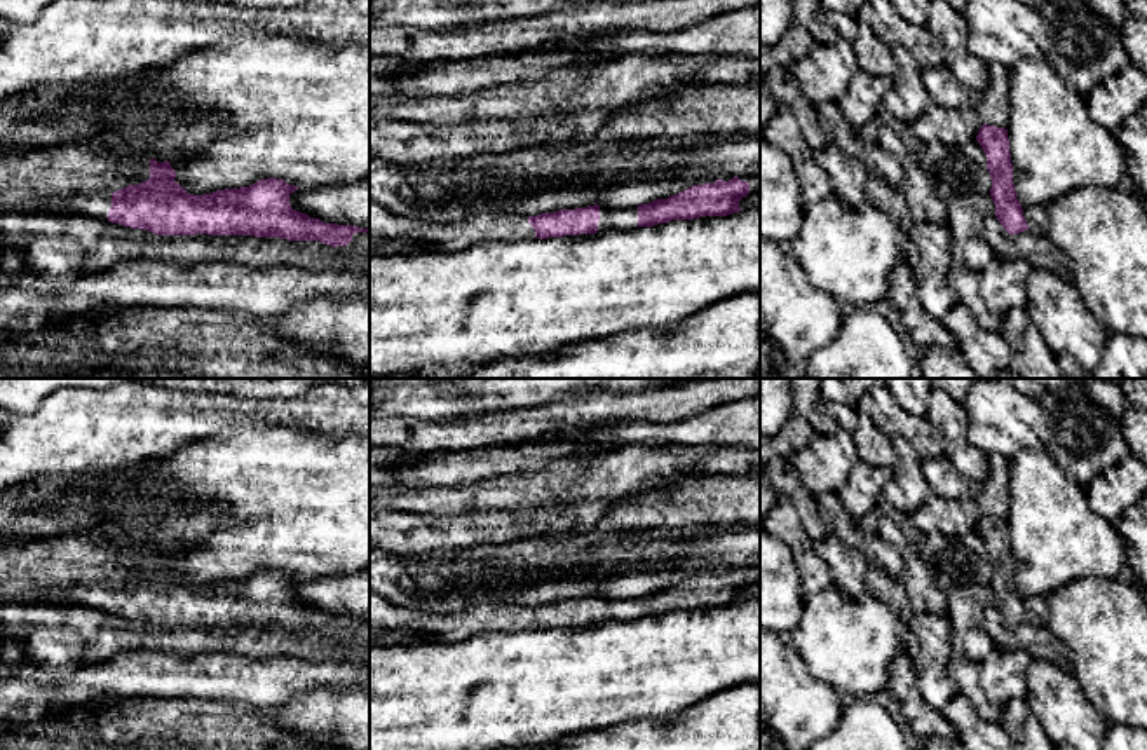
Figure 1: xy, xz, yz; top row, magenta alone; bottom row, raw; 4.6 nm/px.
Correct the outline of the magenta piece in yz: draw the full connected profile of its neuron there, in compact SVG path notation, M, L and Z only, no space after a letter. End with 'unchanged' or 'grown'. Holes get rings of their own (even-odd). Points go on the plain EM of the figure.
M983 515L976 532L987 546L987 560L992 569L990 588L995 607L1011 626L1028 619L1013 574L1013 553L1009 544L1008 520Z; unchanged

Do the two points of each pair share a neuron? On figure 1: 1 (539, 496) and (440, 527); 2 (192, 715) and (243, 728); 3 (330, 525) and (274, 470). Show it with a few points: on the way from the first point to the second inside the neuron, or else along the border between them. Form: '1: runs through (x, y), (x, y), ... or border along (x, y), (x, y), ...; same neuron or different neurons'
1: border along (527, 508), (513, 511), (469, 511), (447, 517); different neurons
2: runs through (204, 728), (230, 728); same neuron
3: runs through (316, 511), (286, 484); same neuron

